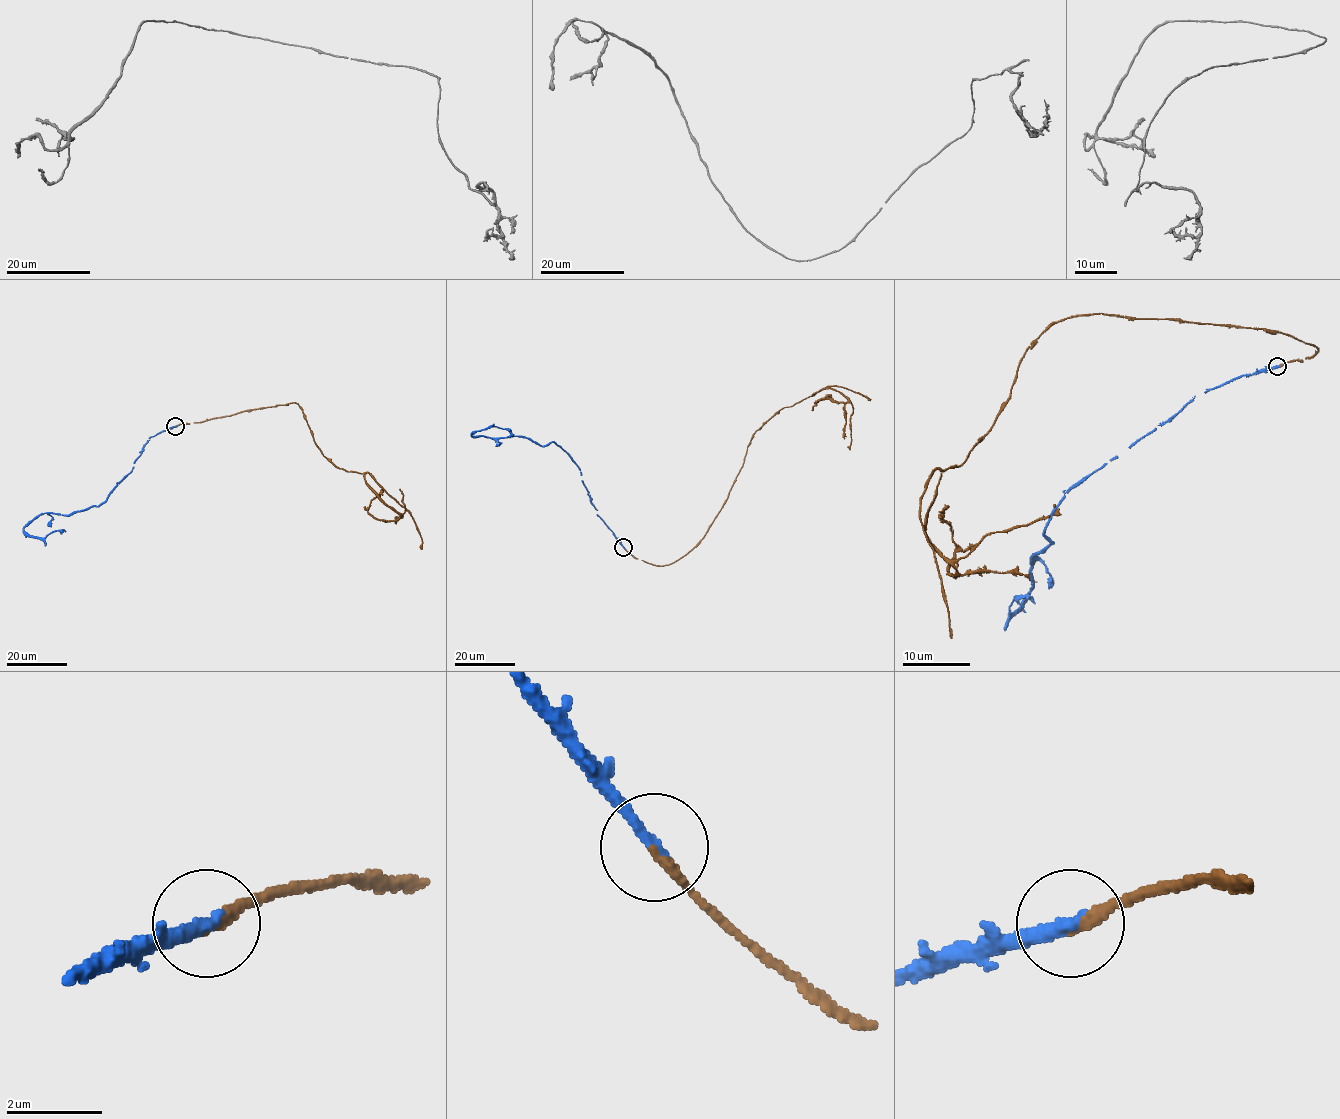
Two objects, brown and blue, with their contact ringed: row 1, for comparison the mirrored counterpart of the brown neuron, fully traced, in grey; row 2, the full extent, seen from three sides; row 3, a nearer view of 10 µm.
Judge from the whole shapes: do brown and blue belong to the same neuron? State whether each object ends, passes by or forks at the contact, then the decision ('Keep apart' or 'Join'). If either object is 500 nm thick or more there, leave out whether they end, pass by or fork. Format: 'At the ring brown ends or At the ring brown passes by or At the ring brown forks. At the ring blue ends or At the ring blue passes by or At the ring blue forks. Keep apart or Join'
At the ring brown ends. At the ring blue ends. Join

